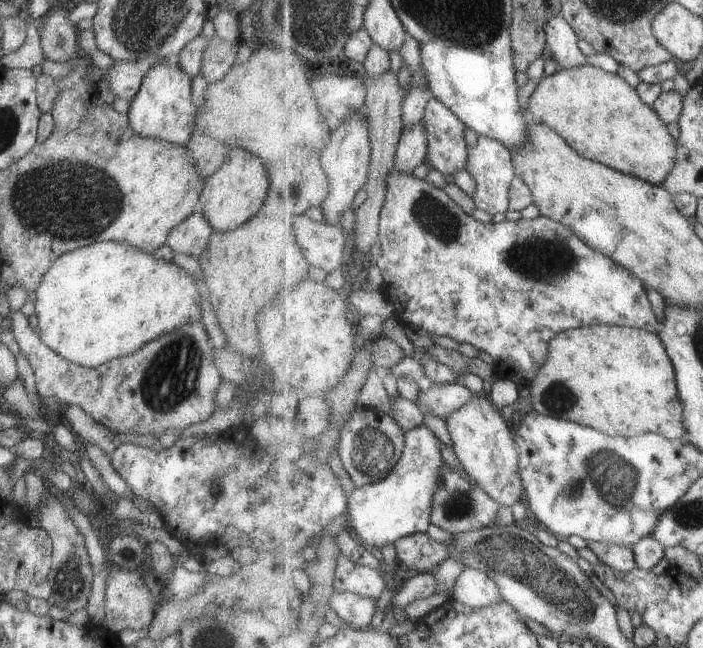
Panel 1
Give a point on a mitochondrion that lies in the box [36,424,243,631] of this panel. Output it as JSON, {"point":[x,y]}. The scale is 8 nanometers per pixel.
{"point":[69,582]}

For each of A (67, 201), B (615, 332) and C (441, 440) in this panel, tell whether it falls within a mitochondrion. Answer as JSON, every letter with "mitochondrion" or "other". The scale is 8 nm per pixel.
{"A":"mitochondrion","B":"other","C":"other"}

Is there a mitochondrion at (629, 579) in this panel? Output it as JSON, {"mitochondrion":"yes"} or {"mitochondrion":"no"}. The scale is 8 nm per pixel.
{"mitochondrion":"no"}

